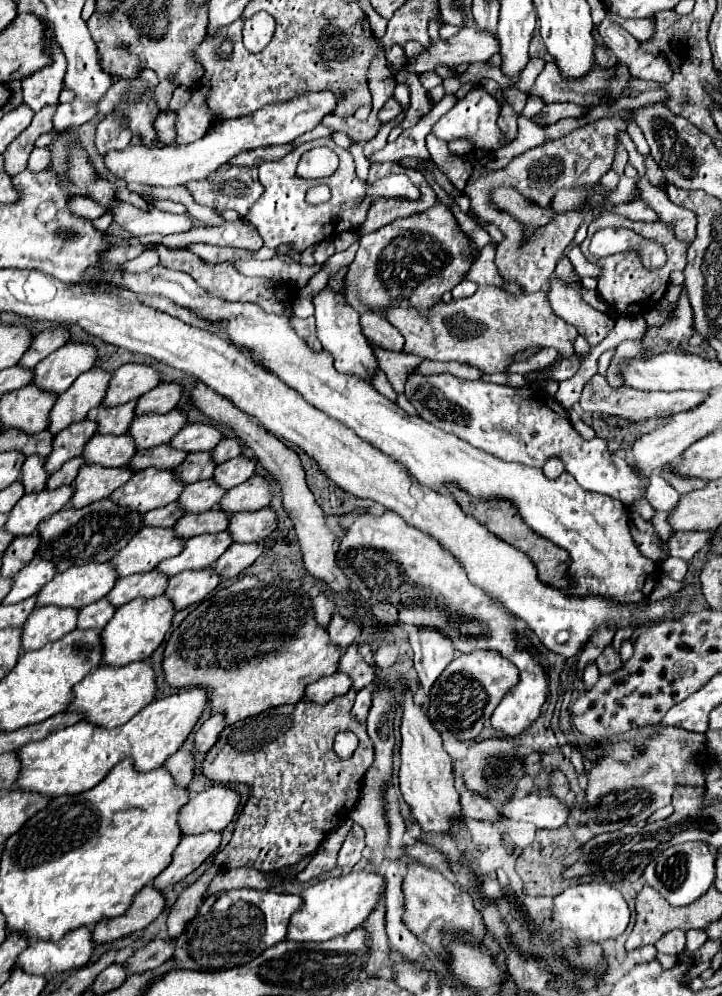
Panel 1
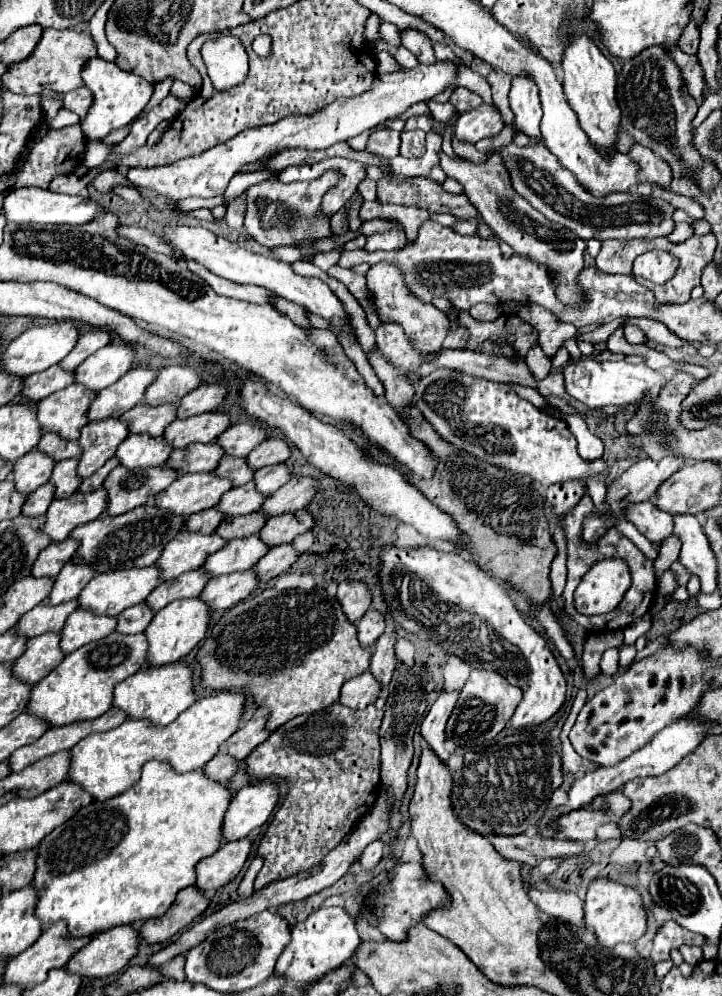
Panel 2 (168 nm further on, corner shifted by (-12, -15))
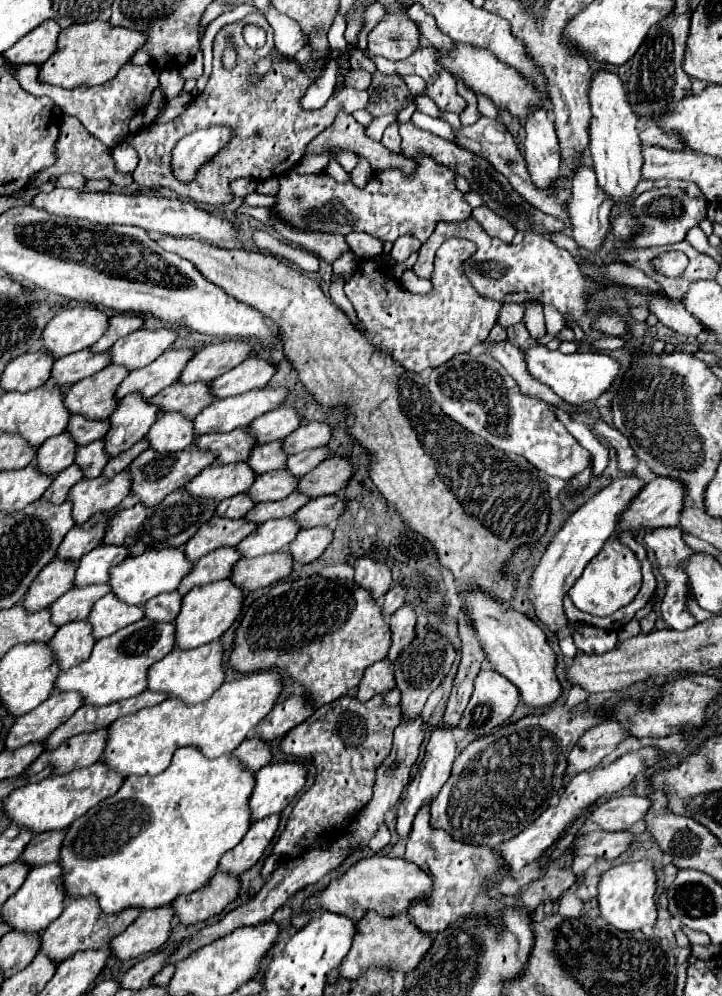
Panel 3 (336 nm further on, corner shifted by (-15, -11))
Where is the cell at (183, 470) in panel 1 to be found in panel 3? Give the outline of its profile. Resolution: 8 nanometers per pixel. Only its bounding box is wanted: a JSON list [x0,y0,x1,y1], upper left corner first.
[246,440,286,474]

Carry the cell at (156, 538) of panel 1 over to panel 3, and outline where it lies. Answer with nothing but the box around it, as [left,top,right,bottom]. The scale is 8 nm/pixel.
[184,516,256,562]

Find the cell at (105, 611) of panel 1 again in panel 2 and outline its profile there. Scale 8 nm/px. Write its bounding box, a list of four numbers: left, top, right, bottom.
[117,604,155,634]

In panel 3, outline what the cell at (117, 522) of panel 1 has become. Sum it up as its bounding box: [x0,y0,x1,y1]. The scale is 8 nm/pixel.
[102,490,216,556]

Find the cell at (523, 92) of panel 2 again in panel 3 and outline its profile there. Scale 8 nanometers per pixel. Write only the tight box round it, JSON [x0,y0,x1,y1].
[524,108,562,188]

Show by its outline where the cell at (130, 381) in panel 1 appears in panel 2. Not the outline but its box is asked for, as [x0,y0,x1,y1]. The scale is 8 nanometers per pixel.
[145,366,203,404]

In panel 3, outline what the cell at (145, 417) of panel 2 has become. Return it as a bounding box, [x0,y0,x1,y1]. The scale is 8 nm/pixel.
[148,384,212,418]

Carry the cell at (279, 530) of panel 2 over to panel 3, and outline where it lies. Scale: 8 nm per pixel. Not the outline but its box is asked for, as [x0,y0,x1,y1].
[292,494,344,528]

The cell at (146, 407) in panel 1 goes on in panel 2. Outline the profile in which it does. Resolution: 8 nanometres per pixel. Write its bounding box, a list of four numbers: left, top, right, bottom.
[177,382,229,418]

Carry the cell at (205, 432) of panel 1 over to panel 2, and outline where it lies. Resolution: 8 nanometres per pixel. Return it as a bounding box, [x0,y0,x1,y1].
[217,422,267,456]

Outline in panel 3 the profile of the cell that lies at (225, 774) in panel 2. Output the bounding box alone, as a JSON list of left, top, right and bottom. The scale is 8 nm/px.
[232,736,270,774]

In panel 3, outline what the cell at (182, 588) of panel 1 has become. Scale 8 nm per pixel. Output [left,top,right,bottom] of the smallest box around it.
[230,552,292,592]

